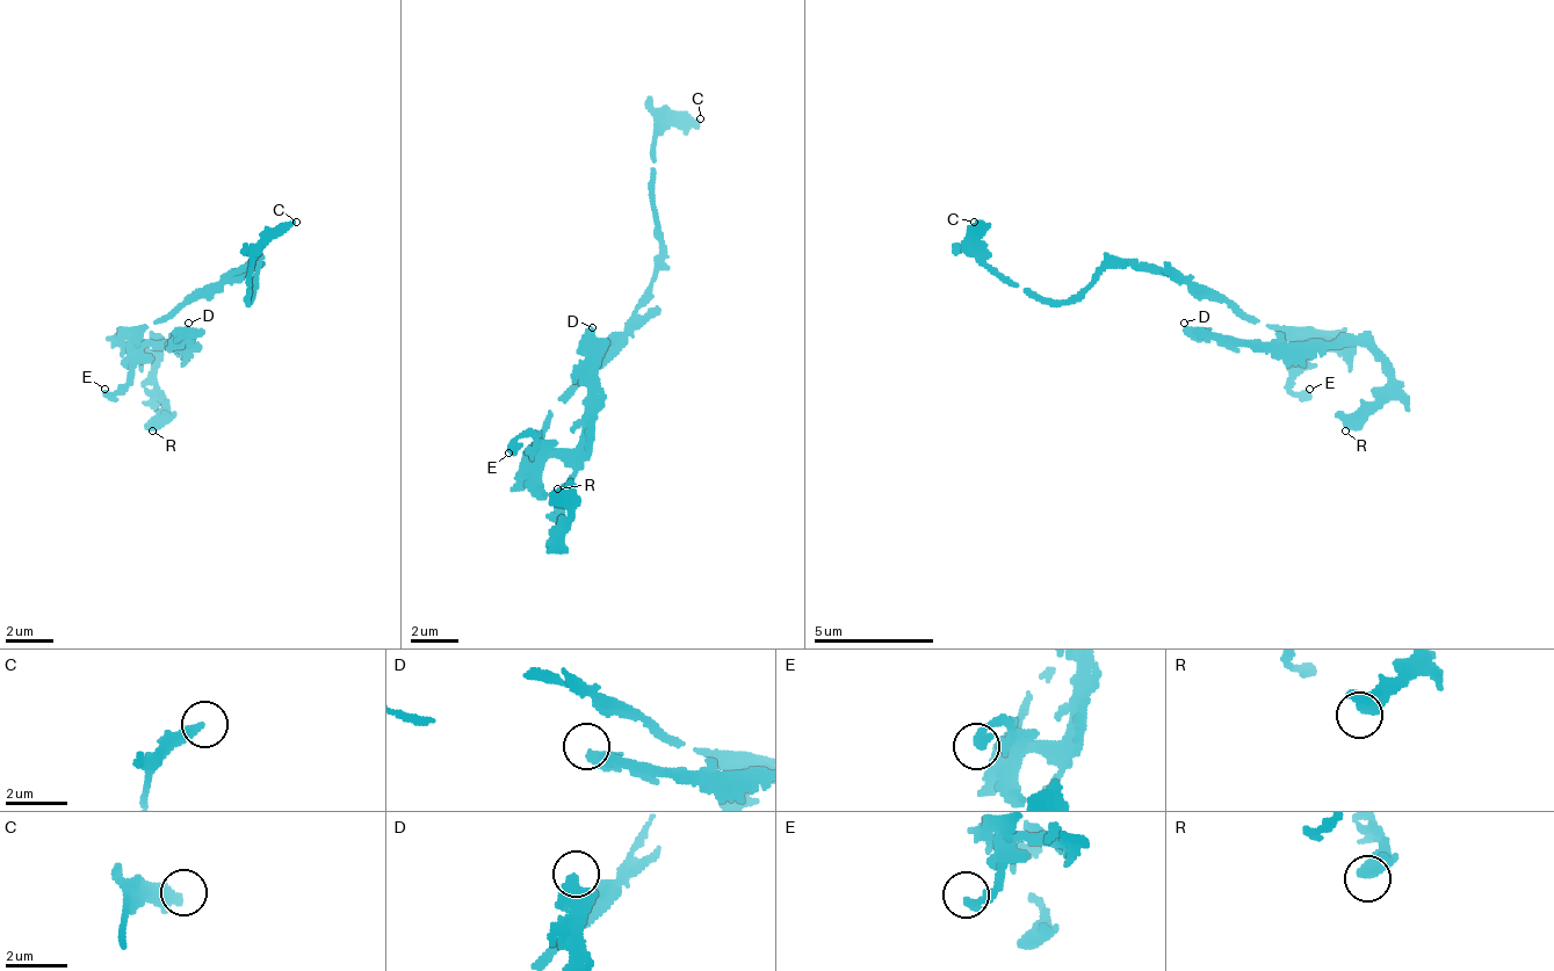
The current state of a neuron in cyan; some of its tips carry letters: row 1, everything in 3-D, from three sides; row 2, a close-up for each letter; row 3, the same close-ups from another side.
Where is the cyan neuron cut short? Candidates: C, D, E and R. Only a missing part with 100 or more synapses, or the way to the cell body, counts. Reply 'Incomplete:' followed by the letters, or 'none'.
Incomplete: D

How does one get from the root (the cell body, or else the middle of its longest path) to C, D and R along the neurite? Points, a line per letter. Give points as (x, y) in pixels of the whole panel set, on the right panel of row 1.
C: (1207, 287), (1190, 287), (1177, 275), (1148, 269), (1099, 269), (1064, 299), (1028, 299), (992, 263), (974, 222)
D: (1207, 287), (1243, 317), (1279, 323), (1303, 341), (1296, 347), (1201, 341), (1184, 323)
R: (1207, 287), (1255, 323), (1279, 323), (1296, 341), (1363, 347), (1380, 364), (1387, 389), (1345, 430)

